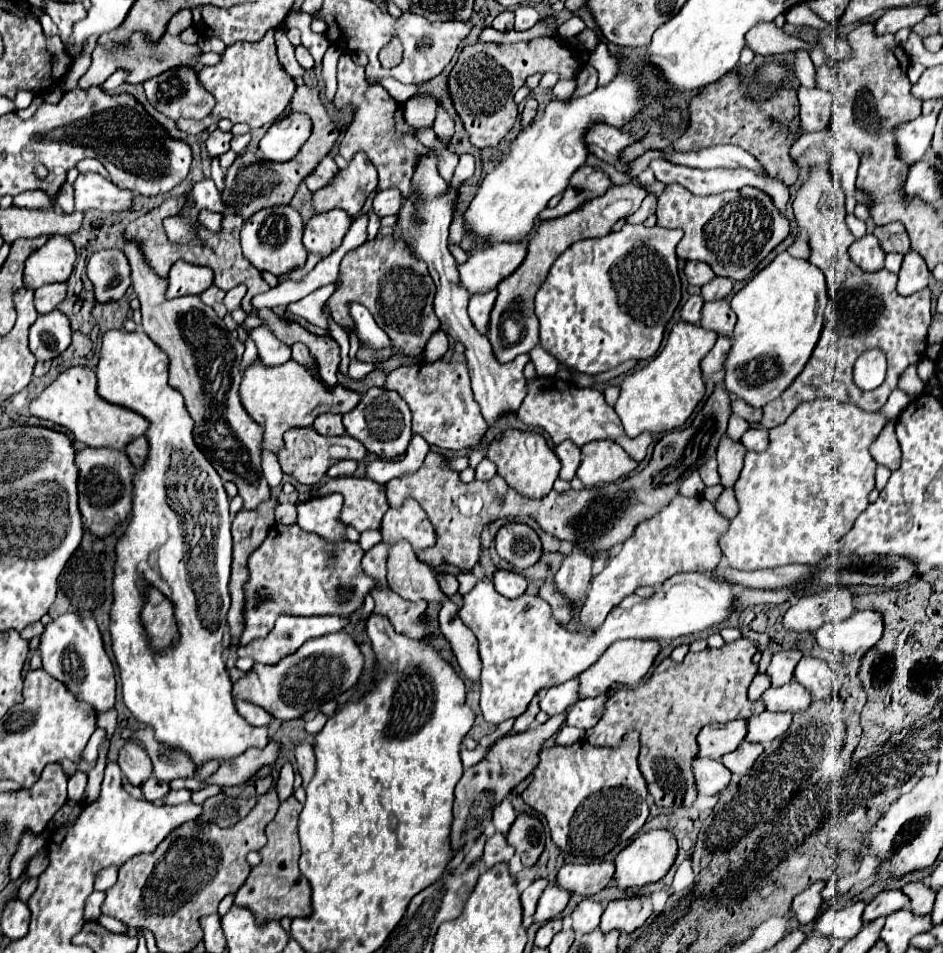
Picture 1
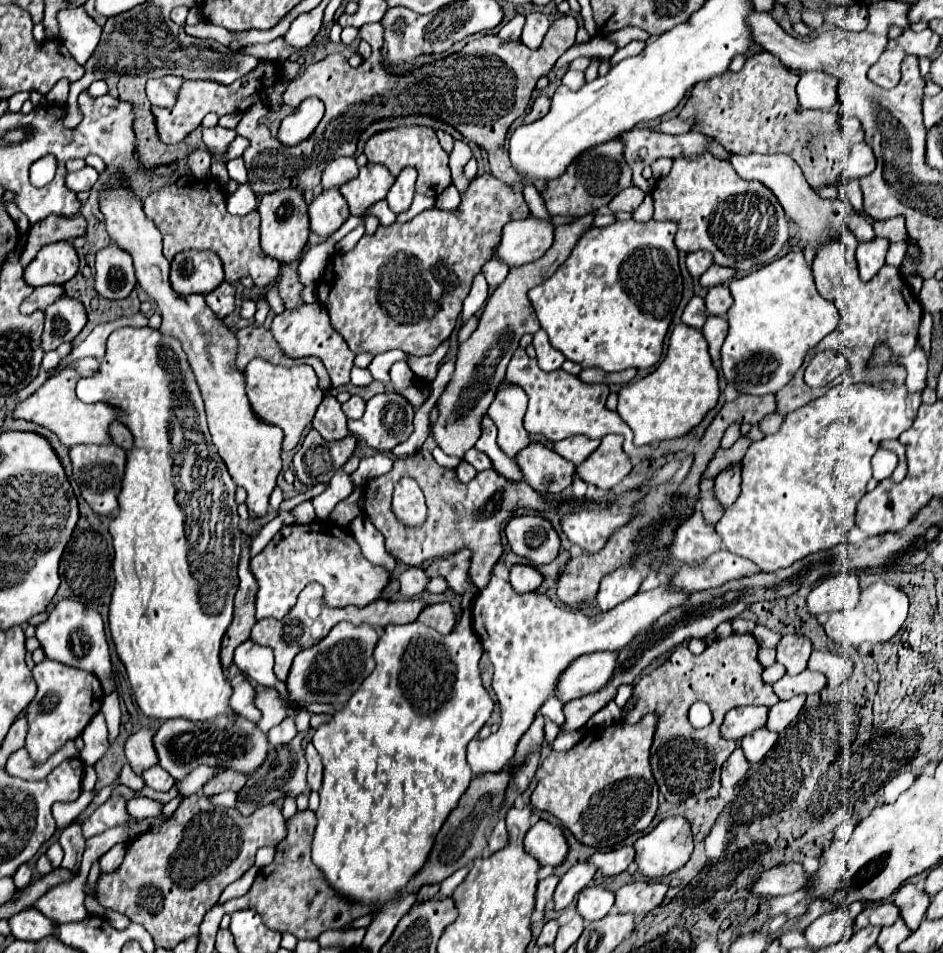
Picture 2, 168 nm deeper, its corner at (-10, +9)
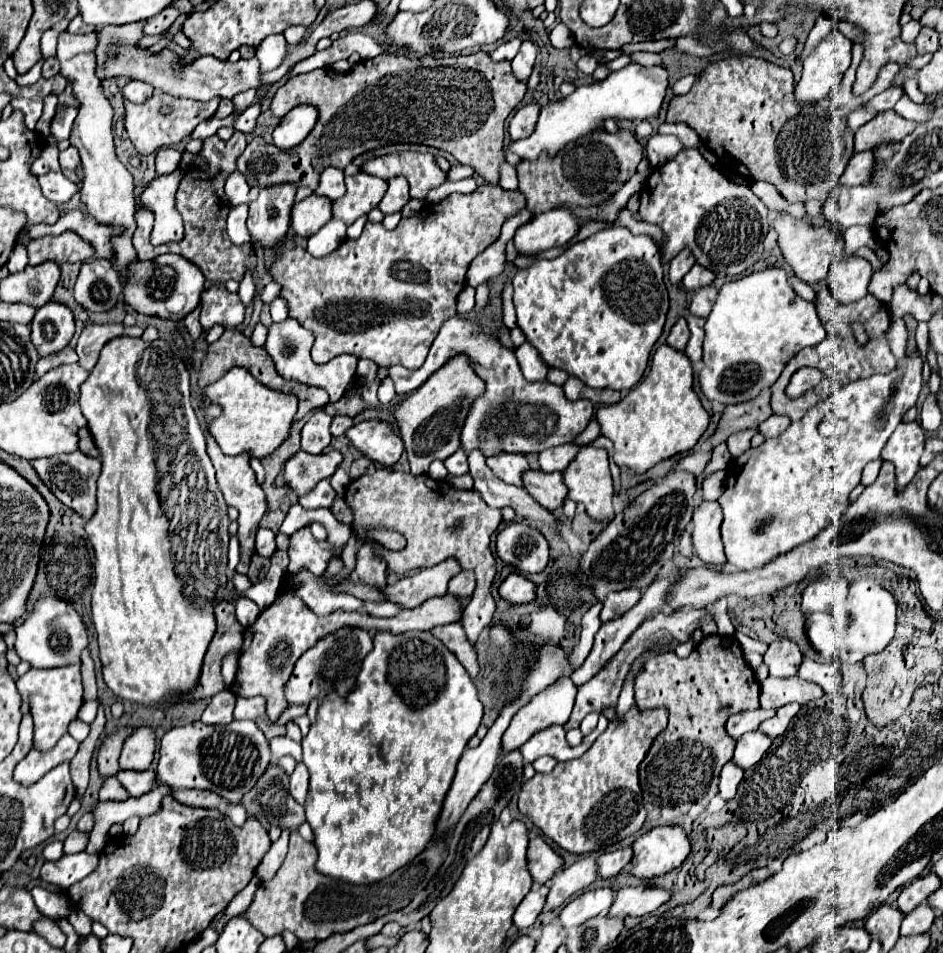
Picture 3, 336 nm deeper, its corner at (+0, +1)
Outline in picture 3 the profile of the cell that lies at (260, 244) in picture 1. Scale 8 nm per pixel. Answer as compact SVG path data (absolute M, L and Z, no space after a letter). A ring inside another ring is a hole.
M277 185L261 189L259 197L249 203L247 227L251 241L267 251L275 251L285 239L291 225L291 207L295 199L295 185Z

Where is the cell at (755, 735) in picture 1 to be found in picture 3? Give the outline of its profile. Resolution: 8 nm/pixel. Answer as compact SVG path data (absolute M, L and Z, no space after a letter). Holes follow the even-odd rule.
M789 703L789 705L783 705L781 709L777 709L777 713L775 713L771 719L763 721L759 729L761 729L765 735L769 735L771 739L775 739L777 735L781 735L781 733L787 729L789 721L797 715L799 707L801 707L799 703Z

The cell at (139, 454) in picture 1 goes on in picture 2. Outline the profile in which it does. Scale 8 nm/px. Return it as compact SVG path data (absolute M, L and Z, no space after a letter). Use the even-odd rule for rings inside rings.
M119 421L109 425L109 435L111 435L111 441L115 445L119 445L121 449L125 449L125 451L131 449L131 433L127 431L127 427L121 427Z

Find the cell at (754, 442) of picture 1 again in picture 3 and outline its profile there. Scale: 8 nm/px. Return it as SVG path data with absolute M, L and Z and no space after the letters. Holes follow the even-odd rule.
M771 415L769 419L765 419L765 421L759 425L759 433L761 433L763 437L777 437L777 435L781 435L789 425L791 425L791 419L789 419L789 417Z

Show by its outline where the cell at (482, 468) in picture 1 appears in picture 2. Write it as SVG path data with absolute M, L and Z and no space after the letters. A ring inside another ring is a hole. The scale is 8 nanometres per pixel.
M469 449L463 457L463 461L467 461L469 465L473 465L477 471L483 471L483 469L491 469L491 461L487 459L487 455L483 455L481 451L477 449Z

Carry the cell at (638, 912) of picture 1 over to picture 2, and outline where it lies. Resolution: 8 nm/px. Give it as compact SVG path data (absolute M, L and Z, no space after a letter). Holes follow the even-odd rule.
M635 881L629 885L623 885L615 893L615 911L617 913L647 913L655 907L659 907L665 899L667 885L659 881Z

